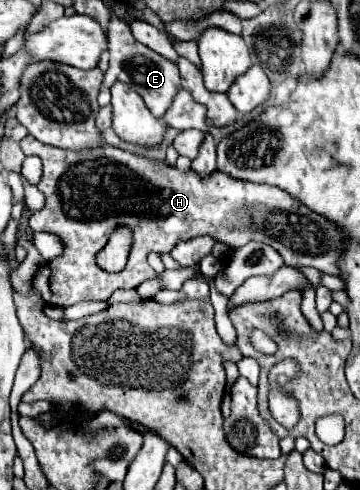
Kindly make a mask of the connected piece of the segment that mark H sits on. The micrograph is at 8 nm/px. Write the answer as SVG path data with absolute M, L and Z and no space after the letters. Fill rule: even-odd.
M27 135L21 139L21 151L25 155L37 155L43 161L43 177L37 189L45 195L45 207L29 217L29 227L33 231L49 231L63 239L65 253L63 257L41 265L33 277L33 285L41 291L41 297L47 305L69 307L79 301L107 301L117 289L137 289L145 279L155 277L157 273L149 267L147 255L151 251L169 253L179 241L193 237L209 235L231 247L241 247L249 241L261 241L271 245L287 265L305 265L315 267L323 273L339 277L339 255L343 253L343 233L331 225L331 221L315 215L315 211L303 207L297 199L291 199L287 191L279 187L267 187L259 183L247 183L239 179L229 179L221 171L215 171L207 179L199 179L193 171L181 173L167 163L155 163L135 153L121 151L117 147L97 147L93 151L67 151L51 145L39 143L35 137ZM115 227L129 227L133 231L133 243L127 267L121 273L107 273L95 267L95 255L107 245Z

